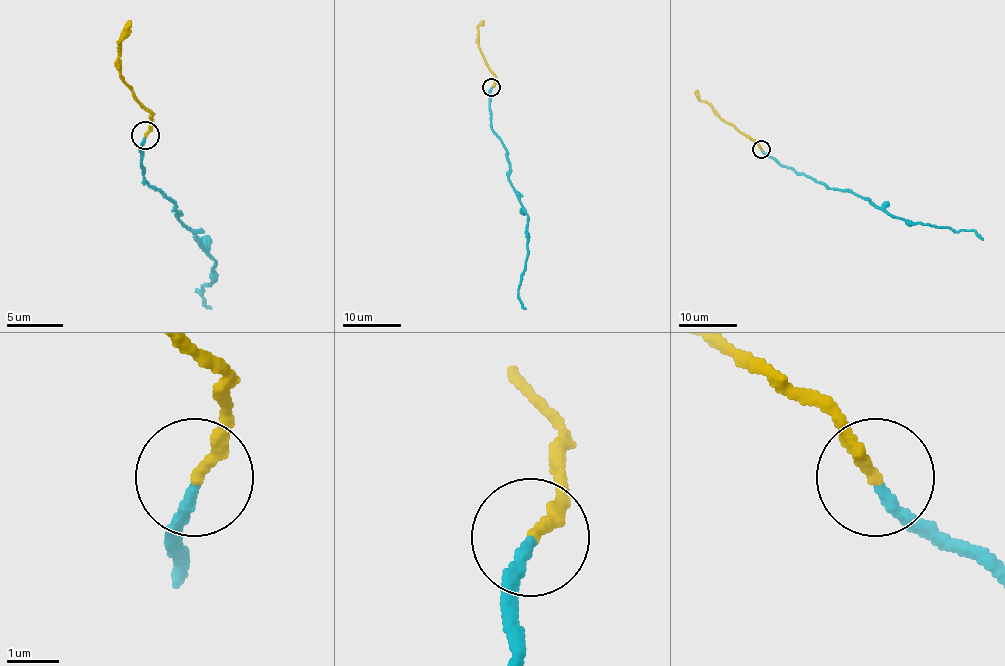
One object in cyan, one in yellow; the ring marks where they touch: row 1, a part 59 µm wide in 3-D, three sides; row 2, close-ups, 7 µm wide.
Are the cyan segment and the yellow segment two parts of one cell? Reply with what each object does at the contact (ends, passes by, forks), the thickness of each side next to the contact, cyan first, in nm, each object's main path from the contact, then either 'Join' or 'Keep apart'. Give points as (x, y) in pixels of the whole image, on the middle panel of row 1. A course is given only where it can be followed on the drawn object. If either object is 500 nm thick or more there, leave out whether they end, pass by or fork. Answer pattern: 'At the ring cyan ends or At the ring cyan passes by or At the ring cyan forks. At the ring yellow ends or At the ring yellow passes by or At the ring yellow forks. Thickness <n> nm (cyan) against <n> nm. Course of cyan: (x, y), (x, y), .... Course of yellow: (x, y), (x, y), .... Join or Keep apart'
At the ring cyan ends. At the ring yellow ends. Thickness 220 nm (cyan) against 240 nm. Course of cyan: (491, 87), (491, 128), (507, 152), (508, 178), (527, 216), (527, 249), (519, 299), (526, 309). Course of yellow: (491, 87), (494, 74), (479, 47), (478, 27), (483, 21). Keep apart

